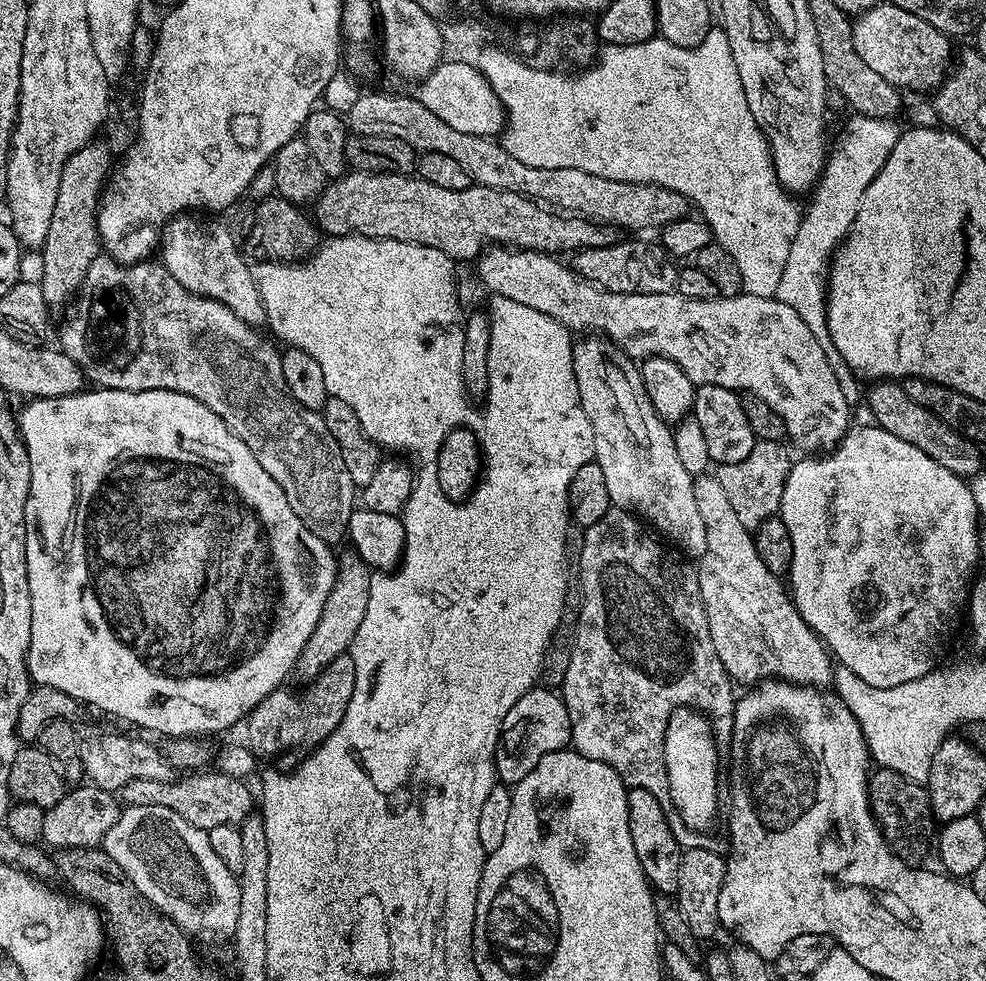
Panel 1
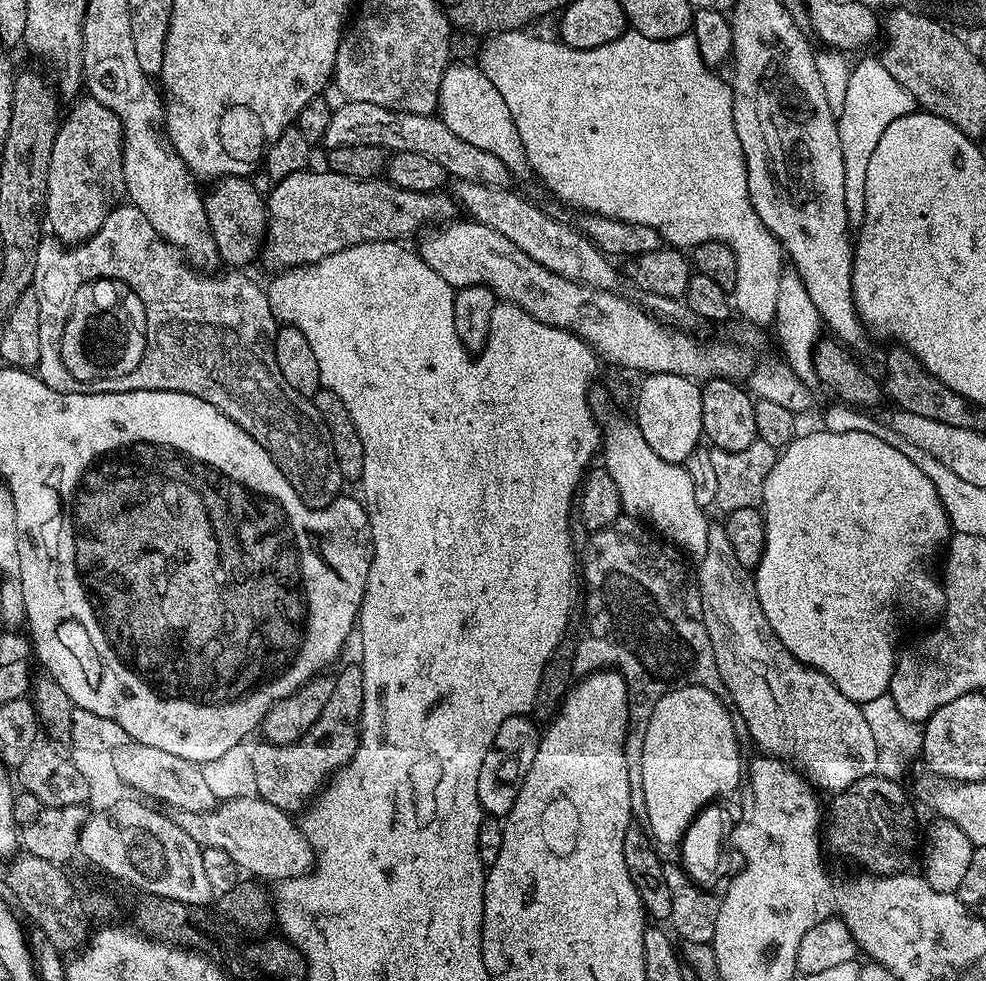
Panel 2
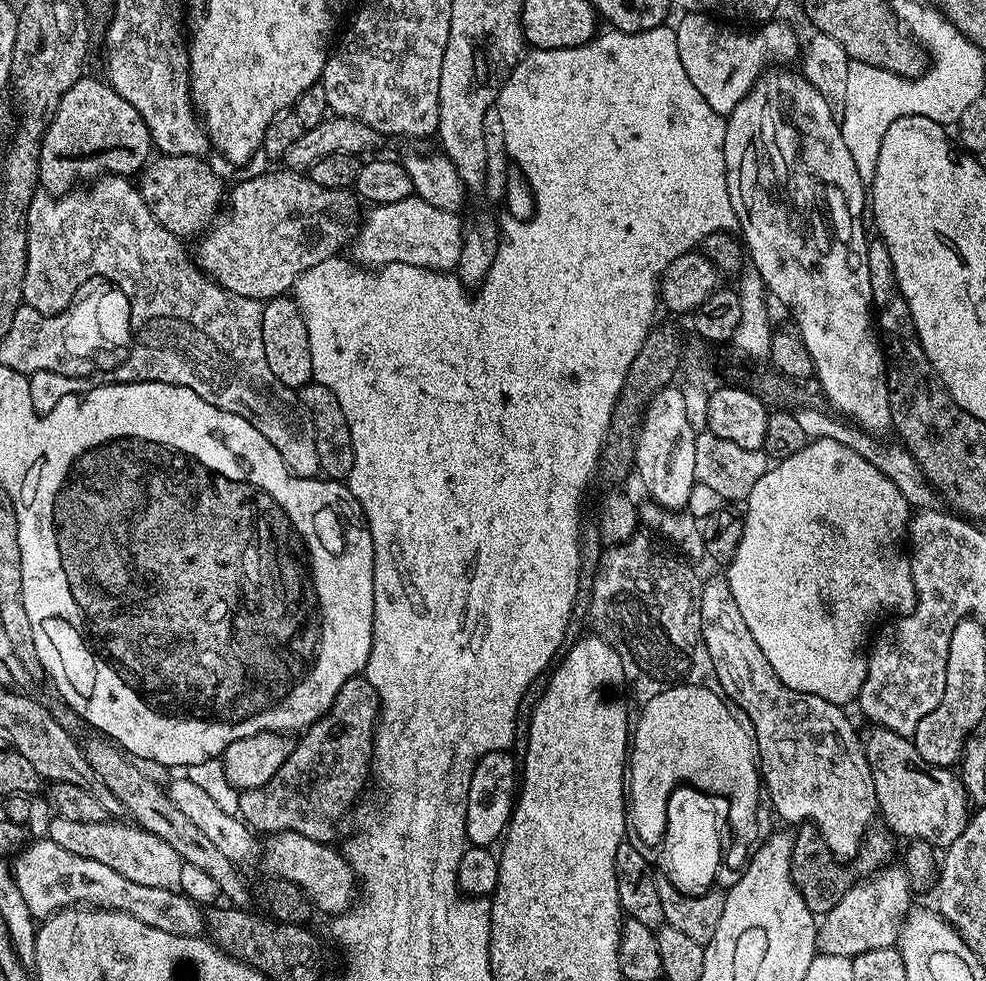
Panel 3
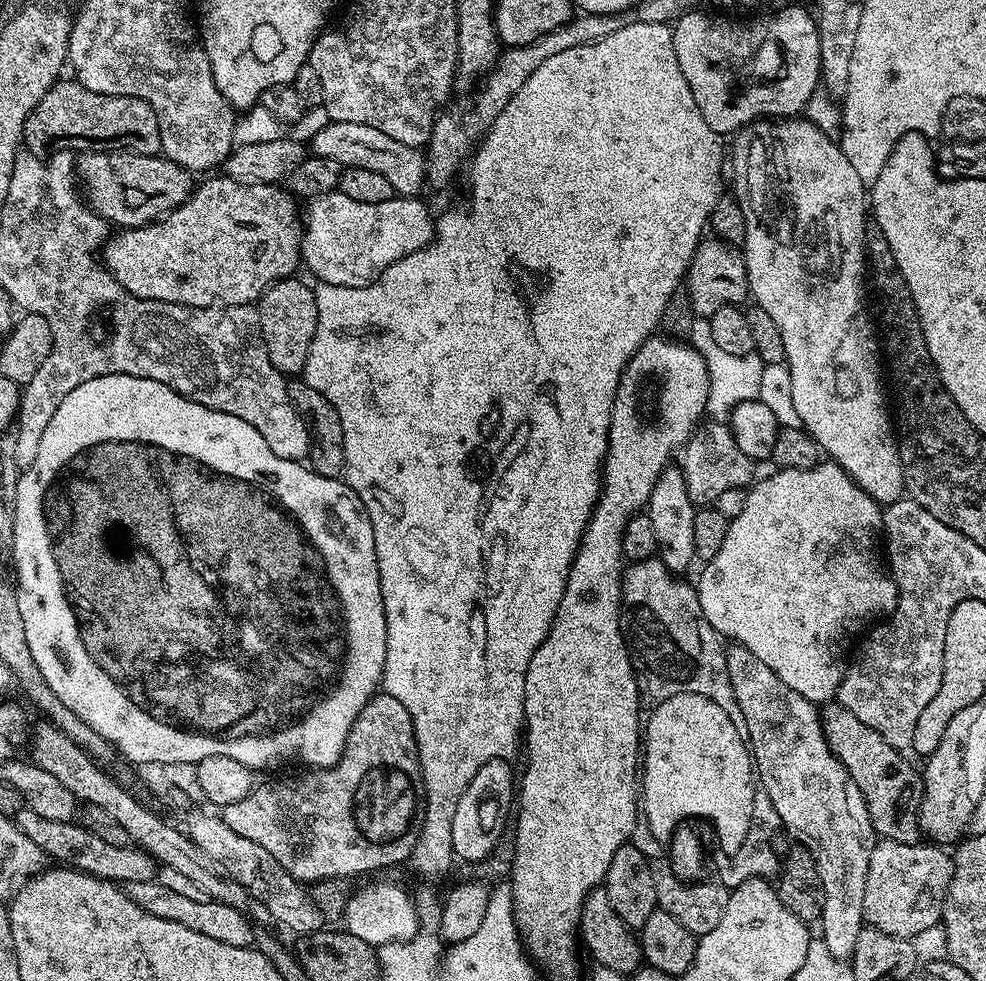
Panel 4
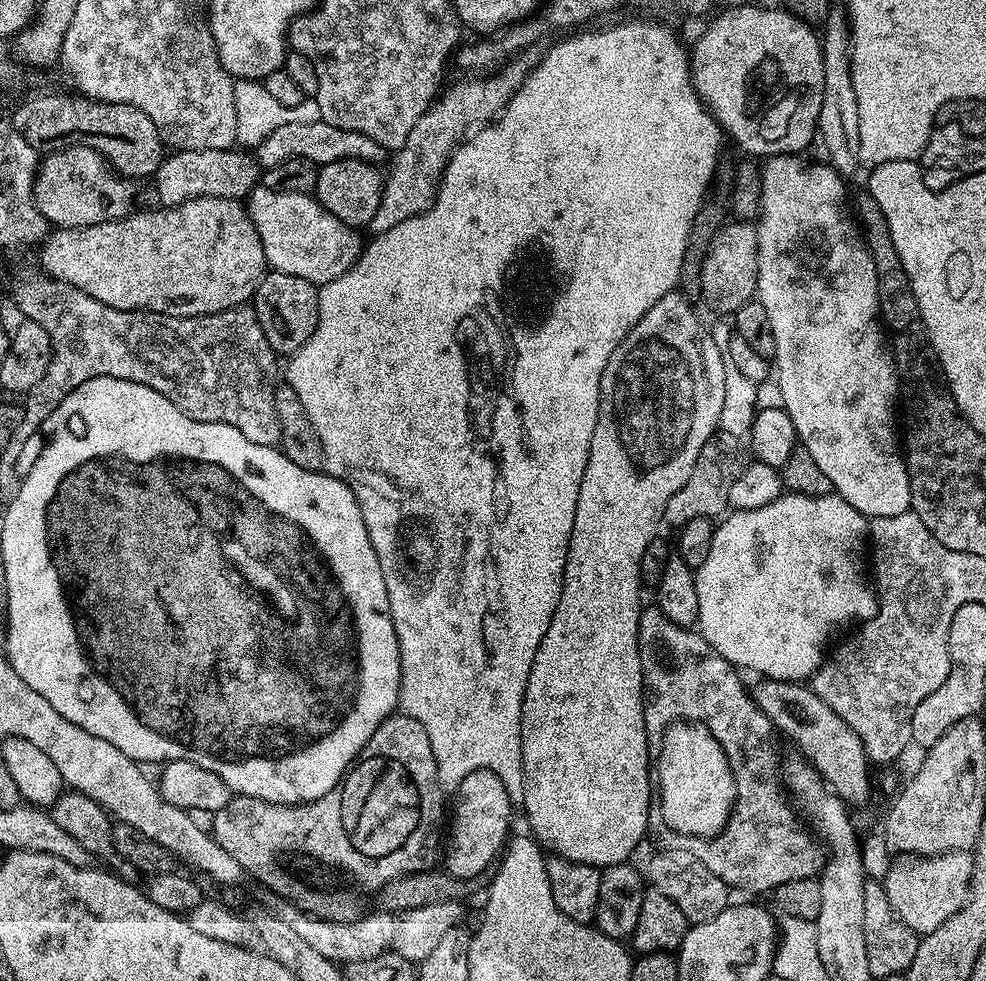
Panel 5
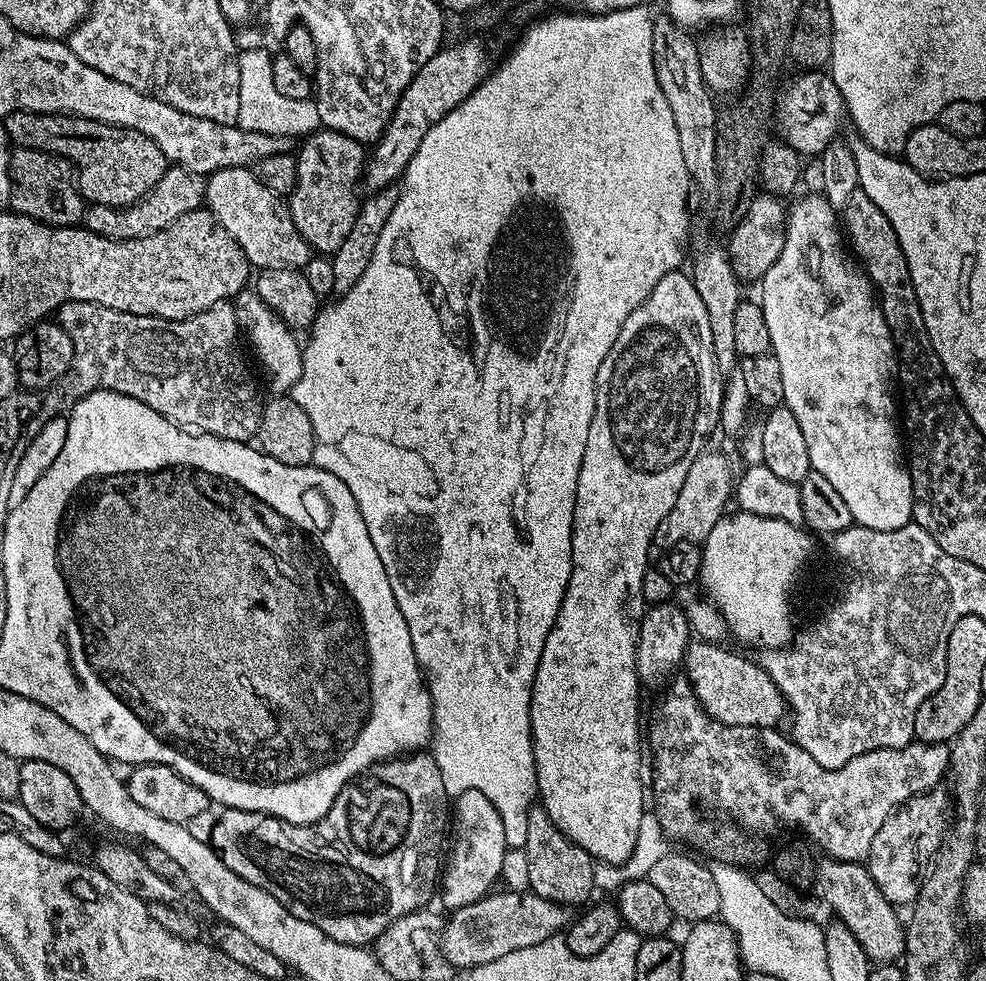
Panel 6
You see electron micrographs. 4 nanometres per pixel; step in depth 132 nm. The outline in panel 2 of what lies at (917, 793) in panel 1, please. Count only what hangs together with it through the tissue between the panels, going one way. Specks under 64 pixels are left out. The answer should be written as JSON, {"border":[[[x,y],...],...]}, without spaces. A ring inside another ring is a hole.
{"border":[[[873,774],[870,776],[867,776],[866,778],[862,778],[858,782],[854,784],[854,786],[847,789],[847,791],[839,793],[835,797],[836,800],[832,804],[832,821],[827,821],[826,824],[826,840],[828,843],[828,840],[830,843],[833,844],[834,847],[837,848],[838,851],[841,852],[844,856],[853,856],[854,859],[857,860],[860,864],[865,864],[867,871],[869,873],[875,874],[877,876],[890,876],[893,874],[900,874],[903,873],[905,870],[911,869],[908,868],[912,864],[912,851],[916,848],[916,812],[914,809],[912,809],[913,801],[910,799],[908,801],[908,796],[906,793],[904,793],[903,783],[897,782],[895,780],[887,780],[882,775],[879,774]]]}

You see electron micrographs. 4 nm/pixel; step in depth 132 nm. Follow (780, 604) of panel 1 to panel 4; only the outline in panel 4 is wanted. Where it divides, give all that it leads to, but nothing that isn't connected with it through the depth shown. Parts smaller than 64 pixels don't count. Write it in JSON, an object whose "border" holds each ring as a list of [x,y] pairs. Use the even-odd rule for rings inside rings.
{"border":[[[739,642],[733,643],[725,651],[726,670],[732,687],[731,699],[736,700],[740,711],[743,731],[750,745],[754,772],[758,777],[763,795],[774,806],[777,821],[793,836],[795,843],[802,846],[814,858],[814,876],[822,886],[824,905],[818,921],[819,935],[826,942],[826,950],[834,958],[848,962],[854,954],[854,942],[858,942],[860,929],[865,927],[864,898],[866,874],[870,870],[870,854],[878,839],[862,798],[862,790],[850,778],[842,762],[830,750],[824,737],[824,727],[820,725],[821,709],[811,704],[798,690],[790,690],[766,662],[754,658]]]}

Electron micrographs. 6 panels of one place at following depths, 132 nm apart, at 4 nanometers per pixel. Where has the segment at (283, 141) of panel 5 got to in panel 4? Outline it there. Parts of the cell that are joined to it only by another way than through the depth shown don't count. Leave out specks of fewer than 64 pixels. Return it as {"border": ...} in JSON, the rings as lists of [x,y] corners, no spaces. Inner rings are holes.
{"border":[[[331,121],[324,130],[319,130],[311,138],[310,152],[314,156],[334,158],[341,169],[361,168],[382,174],[382,178],[390,182],[393,193],[398,196],[416,198],[426,188],[425,153],[419,148],[406,146],[403,142],[390,138],[390,134],[382,134],[382,130],[374,130],[374,126],[362,126],[362,122]]]}

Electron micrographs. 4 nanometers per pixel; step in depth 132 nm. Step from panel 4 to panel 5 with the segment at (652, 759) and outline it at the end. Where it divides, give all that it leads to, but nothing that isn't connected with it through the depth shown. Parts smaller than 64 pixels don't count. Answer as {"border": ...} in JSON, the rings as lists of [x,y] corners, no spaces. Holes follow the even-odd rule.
{"border":[[[677,722],[668,727],[664,732],[664,737],[660,743],[658,749],[658,755],[654,760],[654,780],[658,785],[658,807],[660,810],[661,821],[666,825],[669,824],[673,828],[673,833],[681,836],[702,836],[705,838],[711,838],[719,836],[723,832],[724,827],[728,824],[728,821],[732,819],[732,806],[736,799],[736,787],[734,786],[734,778],[732,777],[732,771],[728,765],[728,759],[726,754],[722,750],[722,746],[708,733],[707,728],[699,722]]]}

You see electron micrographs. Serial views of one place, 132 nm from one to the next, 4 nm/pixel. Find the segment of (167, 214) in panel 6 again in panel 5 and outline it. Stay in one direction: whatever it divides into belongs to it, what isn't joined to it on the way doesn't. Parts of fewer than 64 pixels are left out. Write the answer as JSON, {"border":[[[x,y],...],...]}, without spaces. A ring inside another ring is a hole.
{"border":[[[232,148],[173,151],[160,163],[160,169],[154,177],[156,196],[165,208],[173,208],[175,204],[185,204],[188,200],[203,196],[231,200],[244,198],[261,183],[261,180],[262,169],[255,159],[247,151]]]}

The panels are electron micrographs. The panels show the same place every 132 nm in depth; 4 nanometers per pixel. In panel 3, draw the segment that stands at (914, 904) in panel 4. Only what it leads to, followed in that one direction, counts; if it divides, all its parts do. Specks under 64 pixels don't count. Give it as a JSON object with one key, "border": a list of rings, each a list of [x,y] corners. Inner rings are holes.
{"border":[[[885,866],[861,882],[864,896],[848,896],[837,899],[834,910],[830,910],[819,921],[816,929],[816,946],[826,954],[857,956],[866,950],[882,950],[893,947],[900,939],[904,917],[913,907],[914,889],[903,867]]]}

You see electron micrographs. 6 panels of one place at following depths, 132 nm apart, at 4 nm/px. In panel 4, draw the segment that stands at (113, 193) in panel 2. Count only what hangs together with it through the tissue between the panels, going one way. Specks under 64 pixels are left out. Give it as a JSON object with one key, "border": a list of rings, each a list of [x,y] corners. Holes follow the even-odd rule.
{"border":[[[61,78],[30,110],[24,127],[23,147],[36,156],[47,157],[53,150],[123,150],[159,156],[158,118],[146,102],[129,96],[98,94],[86,90],[75,78]]]}

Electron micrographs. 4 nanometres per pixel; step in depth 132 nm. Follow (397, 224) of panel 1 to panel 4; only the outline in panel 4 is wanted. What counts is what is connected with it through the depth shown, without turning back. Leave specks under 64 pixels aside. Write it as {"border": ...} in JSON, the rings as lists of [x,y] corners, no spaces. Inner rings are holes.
{"border":[[[216,174],[204,185],[197,187],[188,200],[178,206],[173,212],[167,212],[165,216],[151,224],[143,224],[141,228],[129,228],[121,231],[120,236],[113,235],[105,243],[102,249],[102,264],[108,269],[113,280],[125,288],[132,296],[137,296],[139,300],[161,300],[171,304],[181,304],[191,308],[211,308],[213,305],[223,306],[226,304],[251,304],[259,301],[260,295],[271,285],[276,284],[279,280],[287,280],[293,275],[292,272],[297,267],[301,267],[300,259],[300,237],[302,235],[302,220],[296,216],[296,204],[291,192],[285,190],[280,184],[243,184],[237,180],[223,174]]]}

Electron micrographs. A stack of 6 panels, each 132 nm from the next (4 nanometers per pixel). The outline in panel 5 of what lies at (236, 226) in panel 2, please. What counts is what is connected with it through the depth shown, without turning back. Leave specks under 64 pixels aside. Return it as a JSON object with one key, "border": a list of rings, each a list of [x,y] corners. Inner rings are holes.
{"border":[[[72,144],[68,148],[49,151],[41,159],[40,166],[36,170],[36,181],[32,193],[38,210],[46,217],[49,225],[56,228],[89,228],[107,220],[123,220],[133,211],[132,203],[136,200],[136,188],[132,184],[135,183],[131,179],[113,172],[108,161],[99,156],[93,148]]]}

